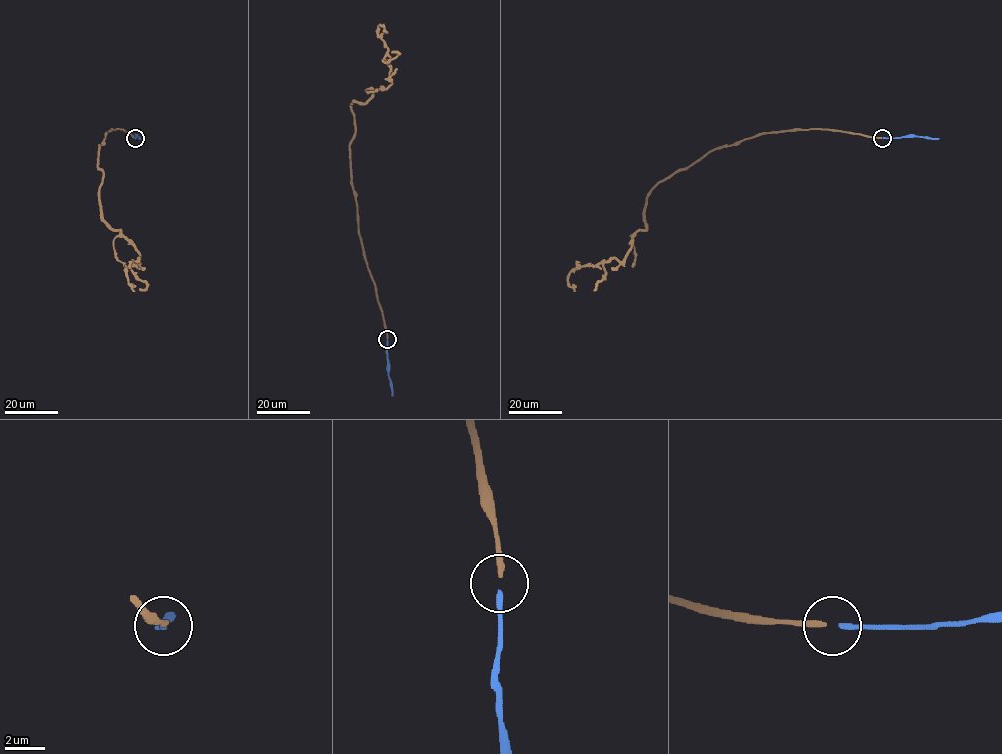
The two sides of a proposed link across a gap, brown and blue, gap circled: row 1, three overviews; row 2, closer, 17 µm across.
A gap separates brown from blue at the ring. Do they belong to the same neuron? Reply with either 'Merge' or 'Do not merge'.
Merge

